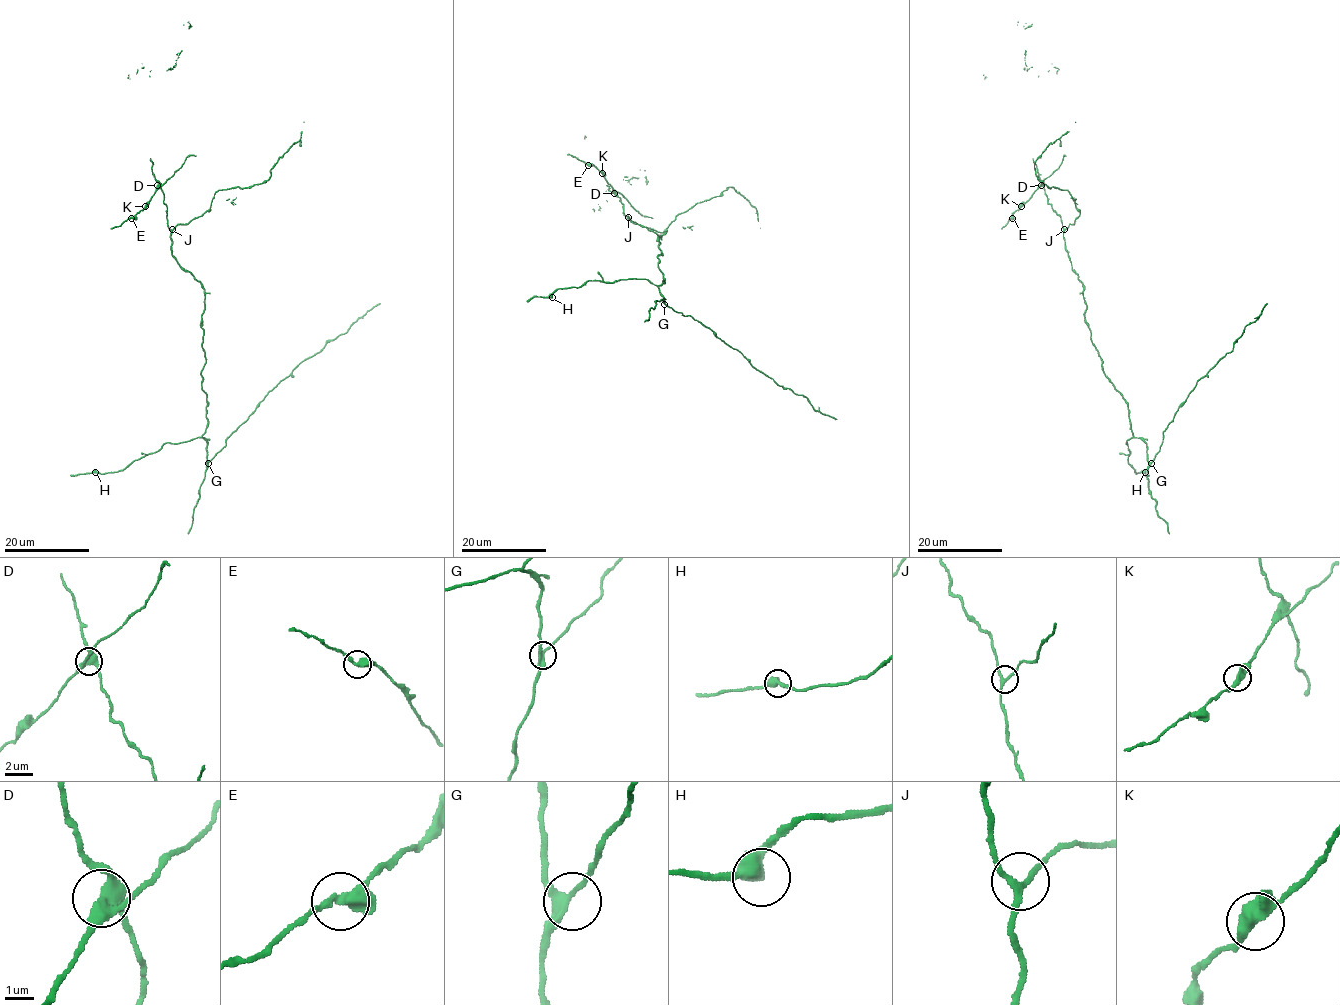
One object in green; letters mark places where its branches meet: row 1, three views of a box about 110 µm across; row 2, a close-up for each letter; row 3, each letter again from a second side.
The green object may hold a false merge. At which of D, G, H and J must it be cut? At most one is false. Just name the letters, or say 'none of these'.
D

